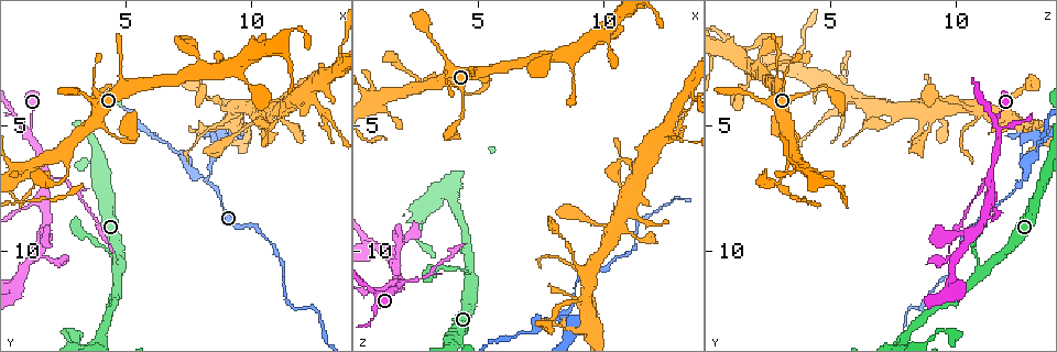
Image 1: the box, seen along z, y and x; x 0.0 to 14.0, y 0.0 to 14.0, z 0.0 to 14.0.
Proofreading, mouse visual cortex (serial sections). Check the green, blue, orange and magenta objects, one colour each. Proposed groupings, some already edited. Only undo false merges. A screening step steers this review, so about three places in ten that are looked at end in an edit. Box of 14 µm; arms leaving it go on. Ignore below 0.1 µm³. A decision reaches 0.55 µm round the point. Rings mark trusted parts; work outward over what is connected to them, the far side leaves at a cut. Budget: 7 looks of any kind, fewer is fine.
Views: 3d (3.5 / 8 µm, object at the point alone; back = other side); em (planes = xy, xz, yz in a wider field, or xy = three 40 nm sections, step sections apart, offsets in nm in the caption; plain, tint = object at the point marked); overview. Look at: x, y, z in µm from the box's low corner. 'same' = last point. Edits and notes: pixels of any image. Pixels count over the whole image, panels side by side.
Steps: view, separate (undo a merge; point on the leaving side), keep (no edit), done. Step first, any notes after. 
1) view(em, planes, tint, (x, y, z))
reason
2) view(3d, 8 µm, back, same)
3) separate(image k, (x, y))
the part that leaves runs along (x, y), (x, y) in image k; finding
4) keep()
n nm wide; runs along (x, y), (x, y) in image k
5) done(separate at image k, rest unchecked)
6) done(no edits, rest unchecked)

view(3d, 3.5 µm, (1.2, 5.1, 11.7))
four arms meet

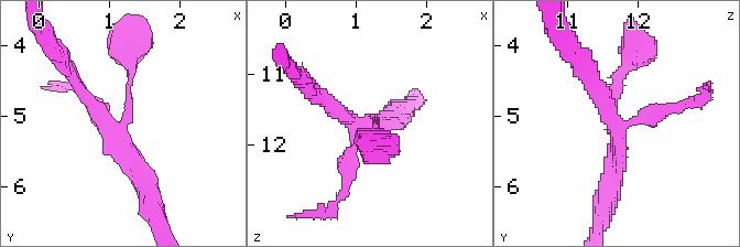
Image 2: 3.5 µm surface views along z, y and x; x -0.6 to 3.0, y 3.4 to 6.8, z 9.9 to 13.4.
view(em, xy, step 3, plain, (1.10, 5.15, 11.65))
4 arms; arms of 100, 200, 200, 250 nm; need the tissue

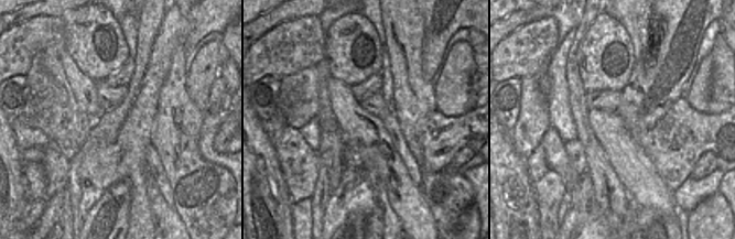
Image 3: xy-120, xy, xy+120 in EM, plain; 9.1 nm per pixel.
view(em, xy, step 3, tint, same)

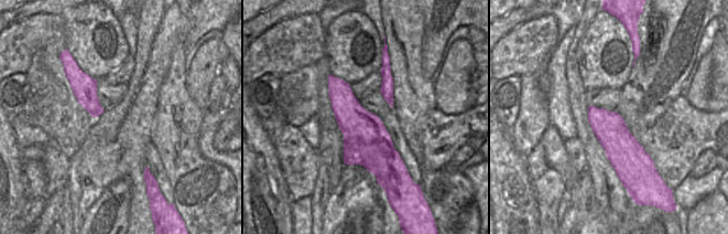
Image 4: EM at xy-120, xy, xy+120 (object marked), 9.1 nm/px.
keep()
runs along (630, 60), (610, 100), (617, 171), (608, 192) in image 2; all the same cell

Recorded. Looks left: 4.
view(3d, 3.5 µm, back, (1.8, 6.9, 11.3))
branch point

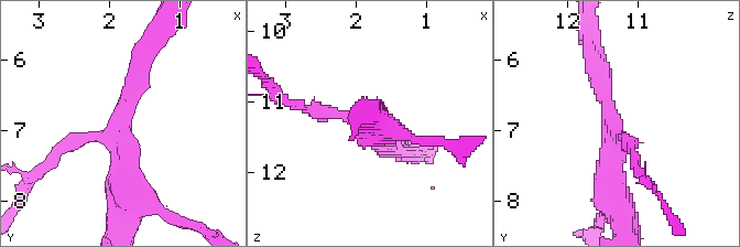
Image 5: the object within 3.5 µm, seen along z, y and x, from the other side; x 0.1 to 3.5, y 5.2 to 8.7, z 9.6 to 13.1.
view(em, xy, step 1, tint, (1.80, 6.95, 11.40))

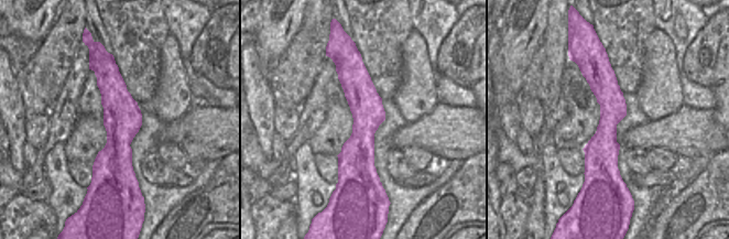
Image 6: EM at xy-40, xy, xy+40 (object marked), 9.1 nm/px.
view(em, xy, step 3, tint, same)
cut it another way

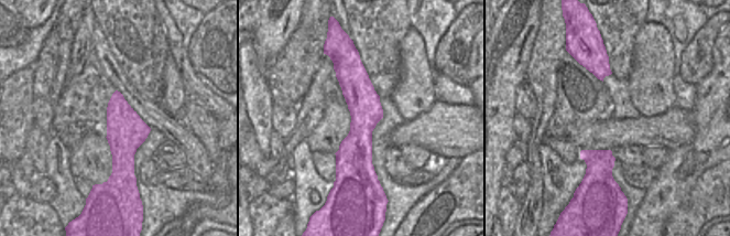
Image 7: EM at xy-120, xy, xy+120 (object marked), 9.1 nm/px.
separate(image 5, (57, 150))
the part that leaves runs along (93, 136), (68, 142), (32, 180) in image 5; a second cell is stuck on

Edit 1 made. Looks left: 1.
done(separate at image 5, rest unchecked)

